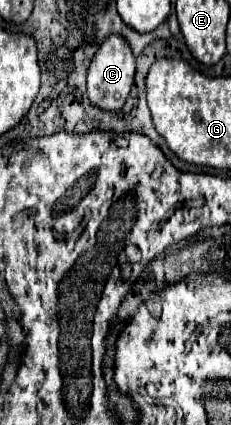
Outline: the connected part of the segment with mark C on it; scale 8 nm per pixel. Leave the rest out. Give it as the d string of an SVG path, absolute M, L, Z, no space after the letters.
M109 36L99 52L95 54L89 72L87 72L87 96L91 100L91 104L95 104L97 108L103 110L119 110L133 86L133 76L135 76L135 58L131 48L127 46L127 42L119 36Z

